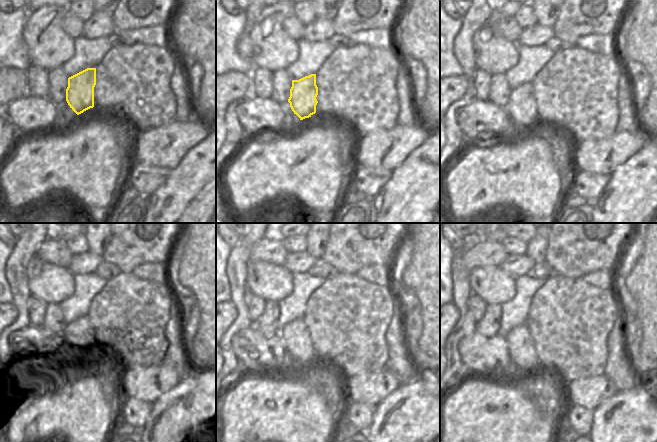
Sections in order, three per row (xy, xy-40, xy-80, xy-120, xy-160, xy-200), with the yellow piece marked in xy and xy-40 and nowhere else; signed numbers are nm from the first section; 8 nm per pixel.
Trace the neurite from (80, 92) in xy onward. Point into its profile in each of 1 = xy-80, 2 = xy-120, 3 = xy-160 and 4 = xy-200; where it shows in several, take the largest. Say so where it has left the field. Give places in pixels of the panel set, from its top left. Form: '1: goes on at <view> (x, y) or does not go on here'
1: goes on at xy-80 (522, 109)
2: goes on at xy-120 (76, 337)
3: goes on at xy-160 (297, 341)
4: goes on at xy-200 (521, 349)

